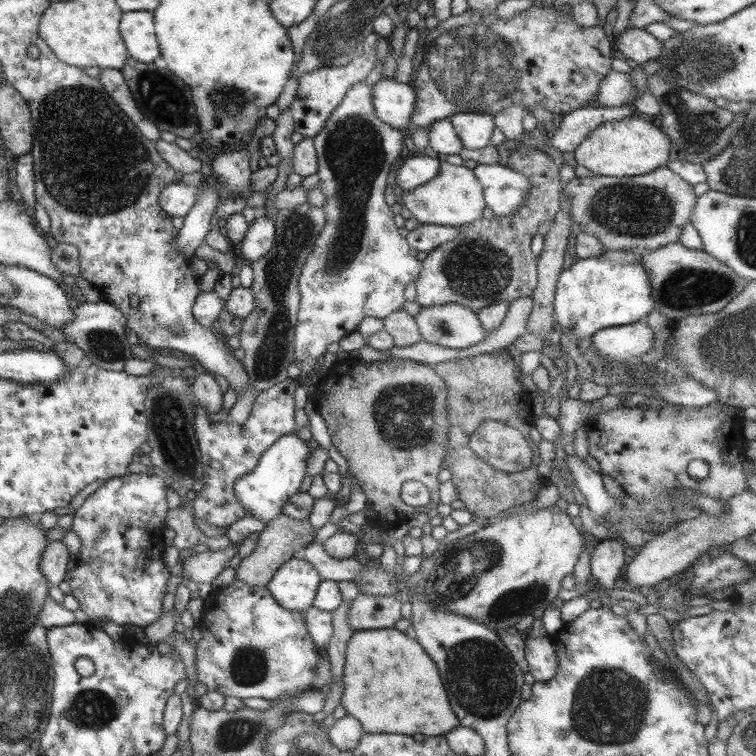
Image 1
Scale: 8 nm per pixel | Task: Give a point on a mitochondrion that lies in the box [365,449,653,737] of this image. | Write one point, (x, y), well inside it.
(483, 681)

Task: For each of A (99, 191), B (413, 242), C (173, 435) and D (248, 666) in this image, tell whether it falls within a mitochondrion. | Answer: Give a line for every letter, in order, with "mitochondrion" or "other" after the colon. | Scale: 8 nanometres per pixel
A: mitochondrion
B: other
C: mitochondrion
D: mitochondrion

